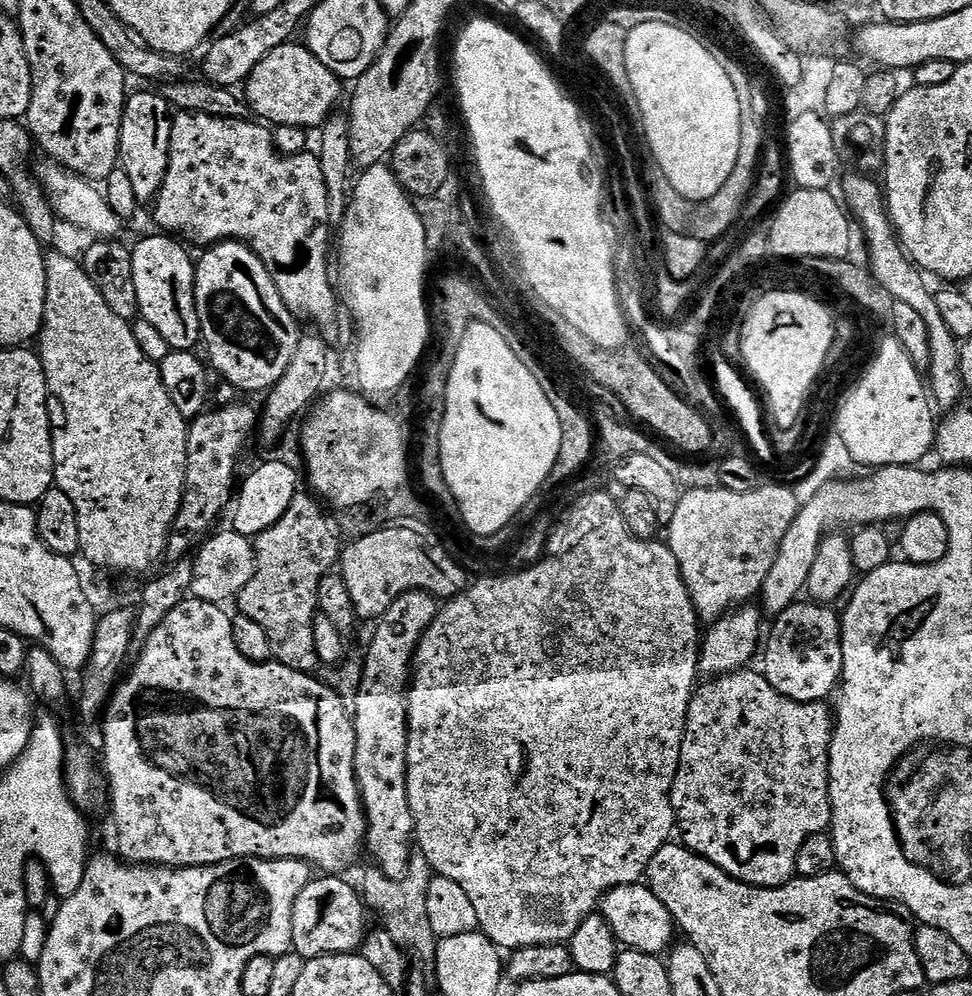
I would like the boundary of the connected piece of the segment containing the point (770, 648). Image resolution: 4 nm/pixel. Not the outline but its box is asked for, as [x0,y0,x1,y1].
[762,602,844,704]

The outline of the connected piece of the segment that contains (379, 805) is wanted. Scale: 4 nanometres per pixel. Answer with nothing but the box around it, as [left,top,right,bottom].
[354,592,438,881]

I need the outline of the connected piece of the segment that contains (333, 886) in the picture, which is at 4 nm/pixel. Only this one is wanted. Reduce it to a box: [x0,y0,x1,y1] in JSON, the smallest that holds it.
[292,875,370,961]

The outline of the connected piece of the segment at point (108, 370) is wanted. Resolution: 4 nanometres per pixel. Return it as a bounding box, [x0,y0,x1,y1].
[38,251,189,573]

